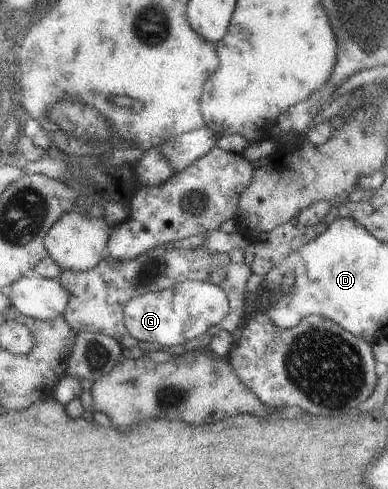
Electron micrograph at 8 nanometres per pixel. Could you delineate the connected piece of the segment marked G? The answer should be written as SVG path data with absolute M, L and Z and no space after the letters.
M181 280L159 291L150 291L142 296L127 300L121 308L122 324L127 334L140 342L155 345L159 349L163 346L185 345L217 325L228 312L228 302L221 288L205 280Z

